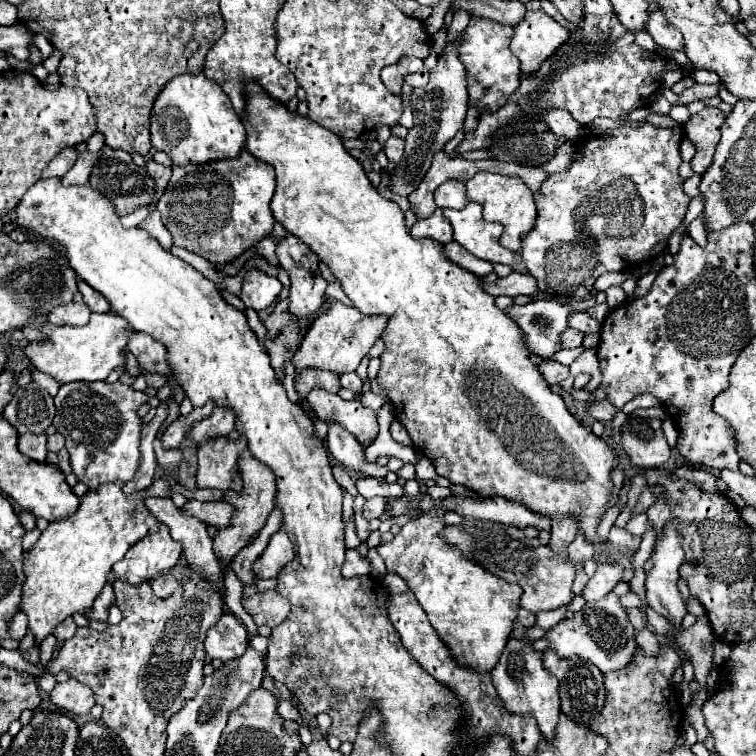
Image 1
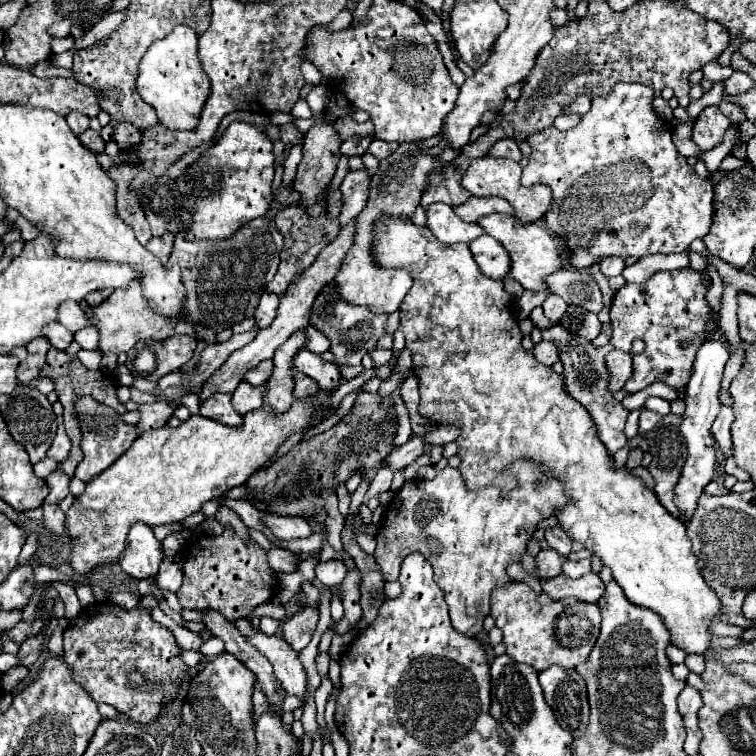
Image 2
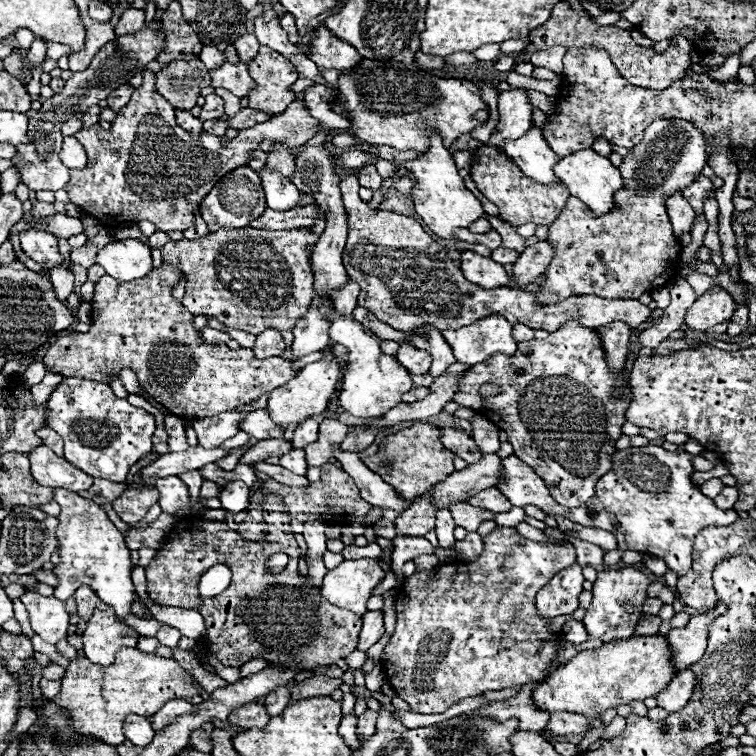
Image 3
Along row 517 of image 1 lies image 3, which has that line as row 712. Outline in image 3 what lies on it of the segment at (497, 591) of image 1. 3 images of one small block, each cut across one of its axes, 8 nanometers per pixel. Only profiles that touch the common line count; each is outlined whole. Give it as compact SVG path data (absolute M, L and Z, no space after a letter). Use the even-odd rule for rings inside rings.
M496 526L496 530L492 530L484 538L484 550L482 550L482 554L474 562L448 562L448 564L436 566L434 570L416 570L412 576L406 578L406 584L402 586L402 590L396 596L396 604L394 604L394 608L396 608L396 630L394 630L390 642L386 644L384 654L382 654L384 672L386 672L392 688L396 690L396 694L412 706L412 712L442 714L450 706L454 706L456 702L460 702L464 698L480 696L486 690L502 690L502 688L512 688L512 686L522 686L522 684L528 684L528 682L544 680L550 674L550 664L552 662L558 662L560 666L564 666L568 660L572 660L576 656L578 650L576 650L576 646L572 642L564 640L562 632L550 630L548 618L540 616L538 610L536 610L536 594L550 580L550 576L554 576L562 568L568 568L574 562L576 562L576 550L574 550L574 546L570 542L564 542L564 544L532 542L532 540L520 536L516 532L516 528Z

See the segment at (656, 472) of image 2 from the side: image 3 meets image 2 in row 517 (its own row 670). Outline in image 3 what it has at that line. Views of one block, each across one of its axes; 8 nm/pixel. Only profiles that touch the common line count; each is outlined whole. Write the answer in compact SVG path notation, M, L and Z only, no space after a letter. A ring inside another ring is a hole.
M720 602L714 610L692 616L686 628L674 628L670 634L666 634L666 642L672 652L672 666L676 672L690 668L704 656L708 644L708 628L724 612L726 606Z

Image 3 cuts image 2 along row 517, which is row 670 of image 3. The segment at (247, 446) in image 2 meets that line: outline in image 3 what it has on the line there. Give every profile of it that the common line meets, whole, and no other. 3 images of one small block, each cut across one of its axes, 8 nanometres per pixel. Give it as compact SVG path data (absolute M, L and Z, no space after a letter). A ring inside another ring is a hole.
M120 648L116 662L106 668L96 666L86 658L72 658L62 678L62 690L56 698L52 698L52 702L70 712L74 730L90 734L104 744L120 746L126 740L122 726L128 714L148 718L168 700L190 698L198 694L196 678L188 674L174 658L146 654L138 648Z

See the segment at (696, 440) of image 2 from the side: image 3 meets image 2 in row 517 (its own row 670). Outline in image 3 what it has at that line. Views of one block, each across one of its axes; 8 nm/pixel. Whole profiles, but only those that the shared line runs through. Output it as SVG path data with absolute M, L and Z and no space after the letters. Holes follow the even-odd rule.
M690 668L686 672L678 672L672 678L672 682L656 696L658 706L666 708L670 712L678 712L690 700L692 692L694 692L694 686L696 686L696 674Z

